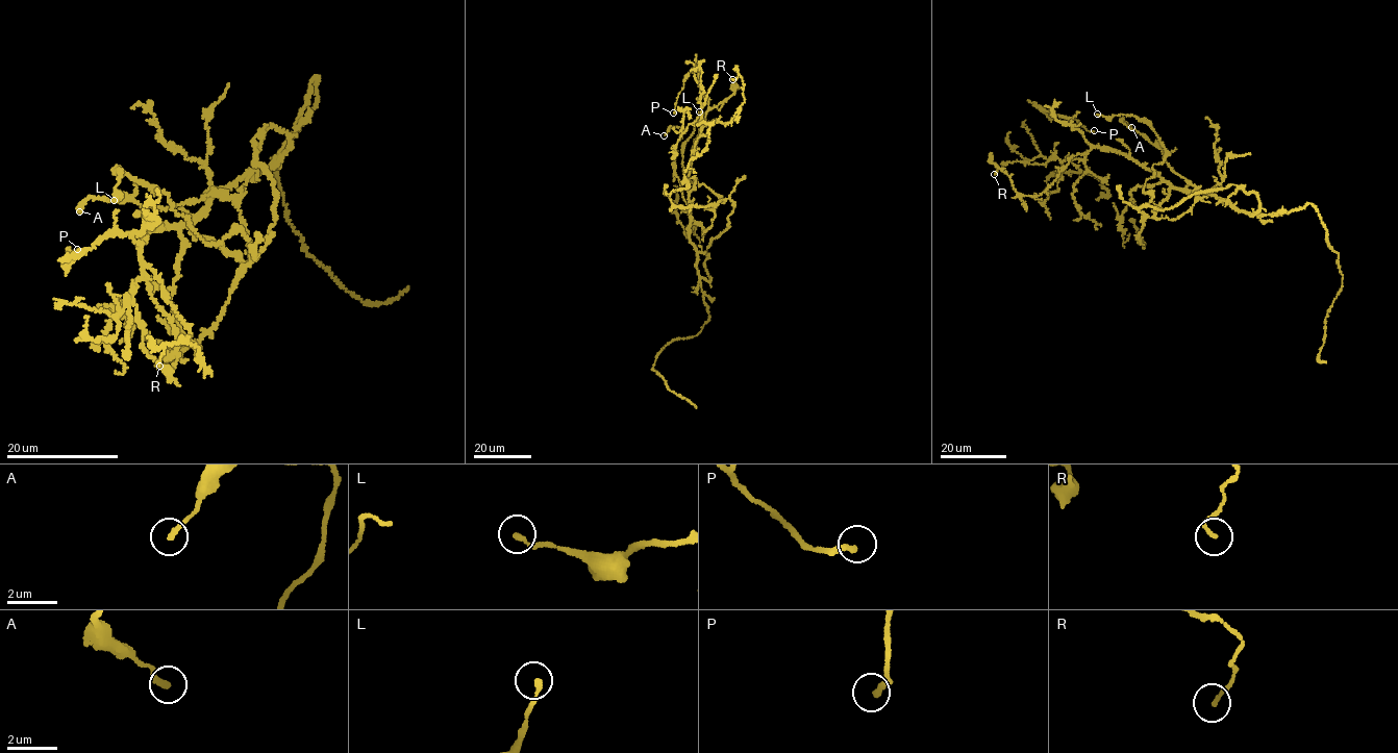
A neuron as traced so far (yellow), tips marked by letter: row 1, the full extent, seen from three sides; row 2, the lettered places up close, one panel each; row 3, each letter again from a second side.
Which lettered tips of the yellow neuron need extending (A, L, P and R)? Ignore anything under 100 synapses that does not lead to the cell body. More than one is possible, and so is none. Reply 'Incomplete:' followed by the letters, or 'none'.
Incomplete: none

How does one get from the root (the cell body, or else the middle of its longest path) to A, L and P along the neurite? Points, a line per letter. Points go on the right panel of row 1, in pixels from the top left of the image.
A: (1231, 207), (1171, 187), (1155, 218), (1180, 217), (1197, 189), (1120, 121), (1131, 127)
L: (1231, 207), (1171, 187), (1151, 218), (1140, 211), (1151, 198), (1145, 181), (1165, 150), (1145, 122), (1097, 114)
P: (1231, 207), (1213, 196), (1171, 187), (1125, 155), (1088, 143), (1068, 118), (1040, 107), (1094, 130)

